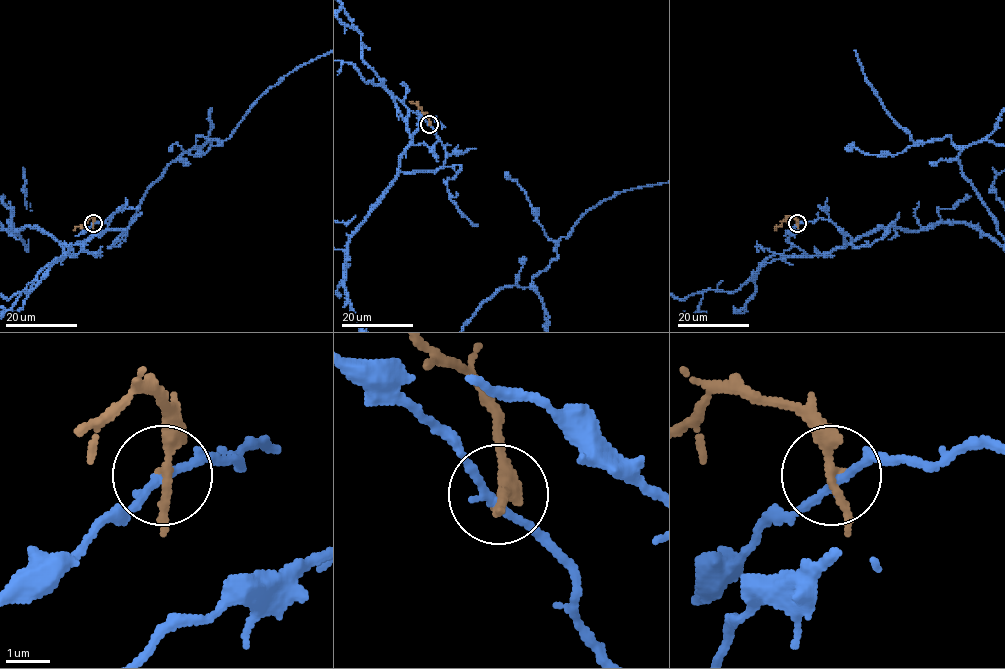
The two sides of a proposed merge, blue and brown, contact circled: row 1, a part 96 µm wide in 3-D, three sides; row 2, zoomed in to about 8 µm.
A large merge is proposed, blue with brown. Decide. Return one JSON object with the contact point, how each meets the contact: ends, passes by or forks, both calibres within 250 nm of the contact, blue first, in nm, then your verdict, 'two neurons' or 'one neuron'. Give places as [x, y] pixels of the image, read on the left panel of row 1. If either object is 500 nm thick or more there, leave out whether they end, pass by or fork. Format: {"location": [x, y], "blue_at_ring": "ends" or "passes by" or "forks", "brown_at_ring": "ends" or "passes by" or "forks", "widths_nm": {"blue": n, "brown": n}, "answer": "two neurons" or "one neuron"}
{"location": [93, 223], "blue_at_ring": "passes by", "brown_at_ring": "passes by", "widths_nm": {"blue": 160, "brown": 220}, "answer": "two neurons"}

